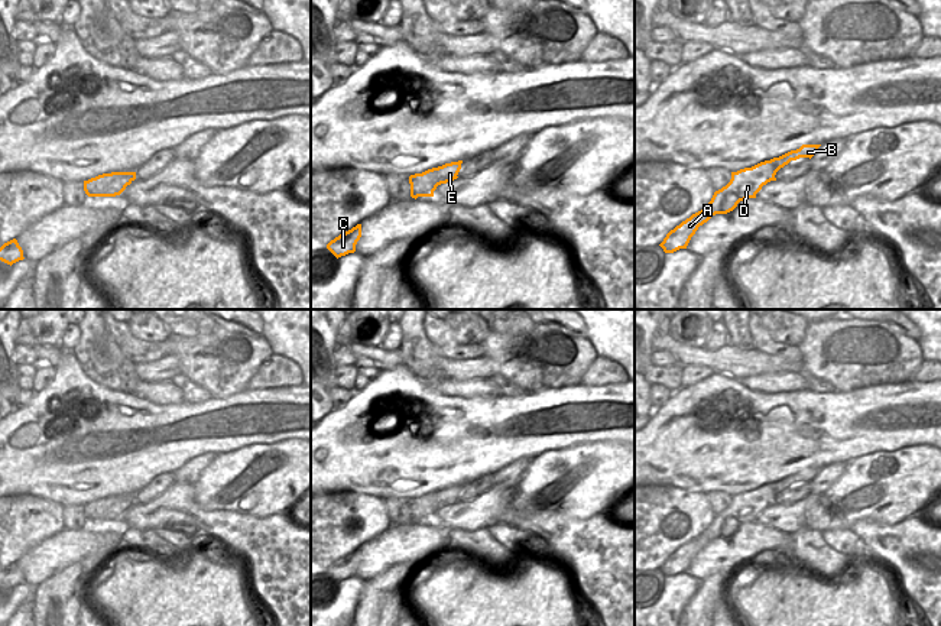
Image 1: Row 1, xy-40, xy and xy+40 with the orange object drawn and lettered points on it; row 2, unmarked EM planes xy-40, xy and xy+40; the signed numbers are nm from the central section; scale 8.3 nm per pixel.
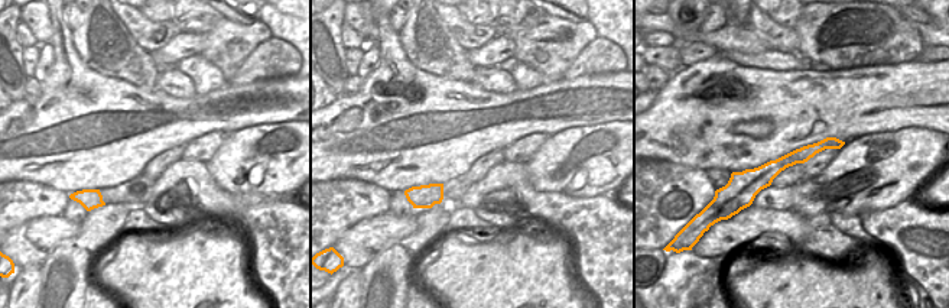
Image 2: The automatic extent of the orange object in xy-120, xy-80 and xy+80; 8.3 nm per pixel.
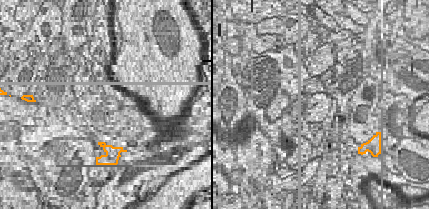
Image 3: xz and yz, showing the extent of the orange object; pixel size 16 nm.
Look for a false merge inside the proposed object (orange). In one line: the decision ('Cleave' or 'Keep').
Cleave.

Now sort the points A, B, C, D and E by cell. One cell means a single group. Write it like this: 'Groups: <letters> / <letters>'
Groups: A B C D / E.

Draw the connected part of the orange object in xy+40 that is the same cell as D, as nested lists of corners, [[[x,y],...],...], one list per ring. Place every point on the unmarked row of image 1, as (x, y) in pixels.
[[[802,468],[799,473],[791,474],[779,481],[731,496],[730,506],[716,515],[711,525],[701,535],[692,538],[671,554],[659,570],[665,577],[687,573],[698,551],[707,546],[713,539],[727,538],[733,535],[740,525],[756,522],[756,518],[763,509],[776,505],[775,499],[781,492],[799,481],[811,483],[820,470],[821,468]]]

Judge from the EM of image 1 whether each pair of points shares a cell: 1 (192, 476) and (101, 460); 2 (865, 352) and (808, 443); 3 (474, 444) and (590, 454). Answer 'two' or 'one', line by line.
1: two
2: two
3: two

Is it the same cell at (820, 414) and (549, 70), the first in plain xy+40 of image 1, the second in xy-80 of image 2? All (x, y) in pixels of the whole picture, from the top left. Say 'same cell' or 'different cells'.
different cells

